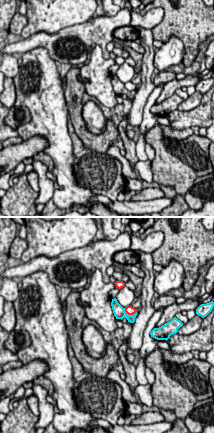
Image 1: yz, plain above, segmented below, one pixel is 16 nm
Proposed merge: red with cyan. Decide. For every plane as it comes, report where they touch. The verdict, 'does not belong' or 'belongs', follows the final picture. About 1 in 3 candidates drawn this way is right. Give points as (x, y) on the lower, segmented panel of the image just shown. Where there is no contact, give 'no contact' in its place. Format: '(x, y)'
(129, 314)

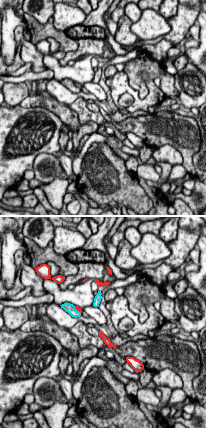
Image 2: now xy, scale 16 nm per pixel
(77, 310)

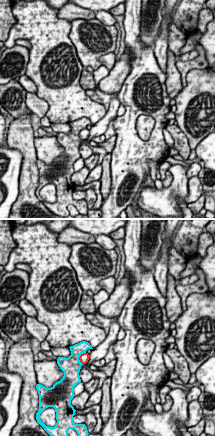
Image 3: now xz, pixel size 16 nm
(79, 357)

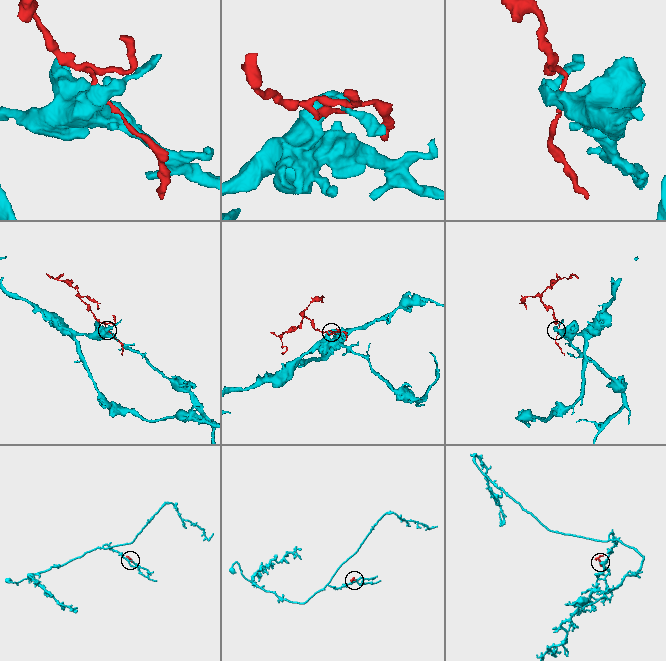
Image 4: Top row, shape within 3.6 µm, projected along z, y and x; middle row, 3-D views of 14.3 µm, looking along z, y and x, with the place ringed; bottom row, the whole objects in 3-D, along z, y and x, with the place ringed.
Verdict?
does not belong

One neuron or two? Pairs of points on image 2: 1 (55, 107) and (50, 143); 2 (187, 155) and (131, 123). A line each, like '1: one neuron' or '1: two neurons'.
1: two neurons
2: one neuron

